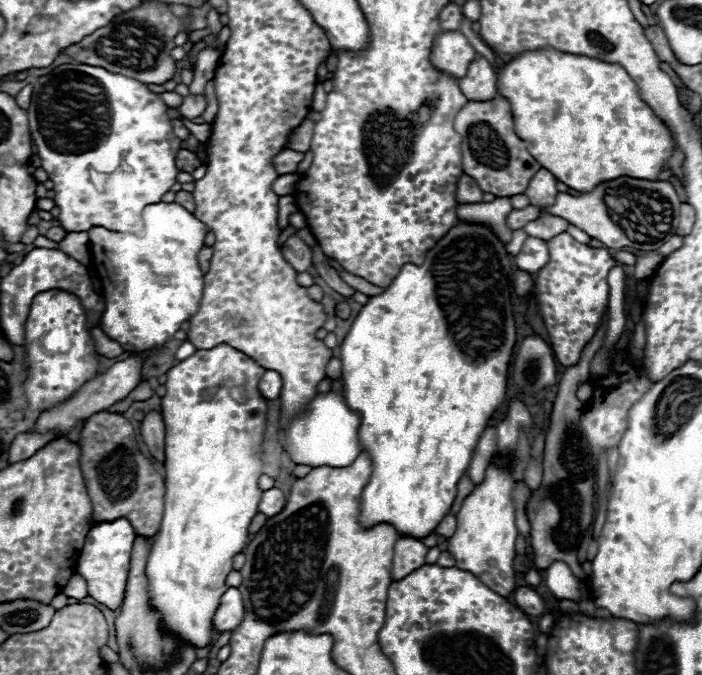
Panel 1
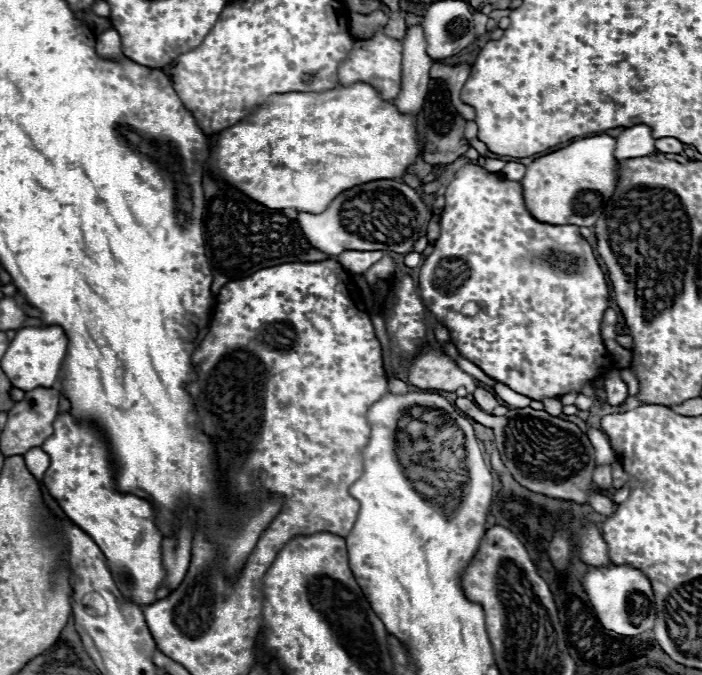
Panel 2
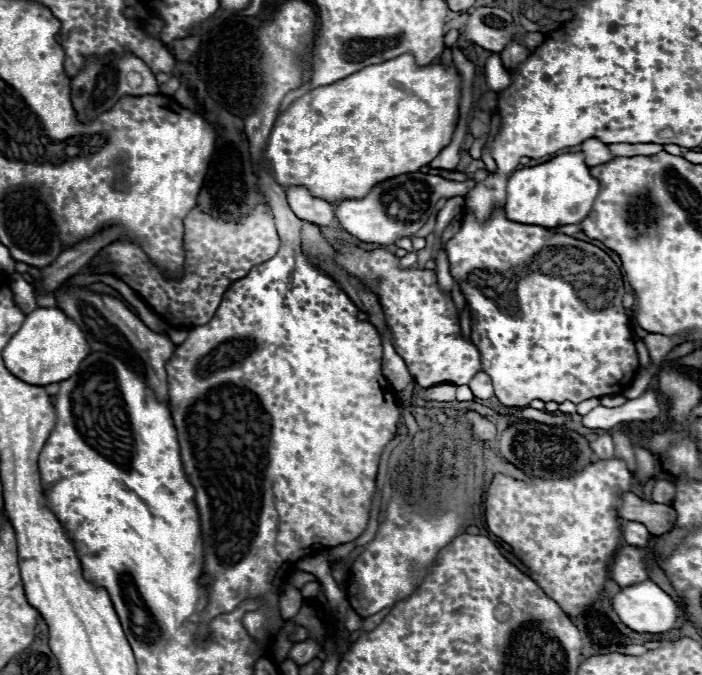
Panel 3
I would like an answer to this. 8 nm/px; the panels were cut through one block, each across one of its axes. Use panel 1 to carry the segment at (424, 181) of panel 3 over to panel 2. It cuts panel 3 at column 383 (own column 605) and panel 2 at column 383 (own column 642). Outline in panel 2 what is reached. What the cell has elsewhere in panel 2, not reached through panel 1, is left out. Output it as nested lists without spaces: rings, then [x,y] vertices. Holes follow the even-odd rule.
[[[374,180],[342,192],[320,214],[300,212],[296,222],[310,246],[336,258],[344,250],[388,250],[408,254],[430,216],[428,206],[410,186],[396,180]]]

